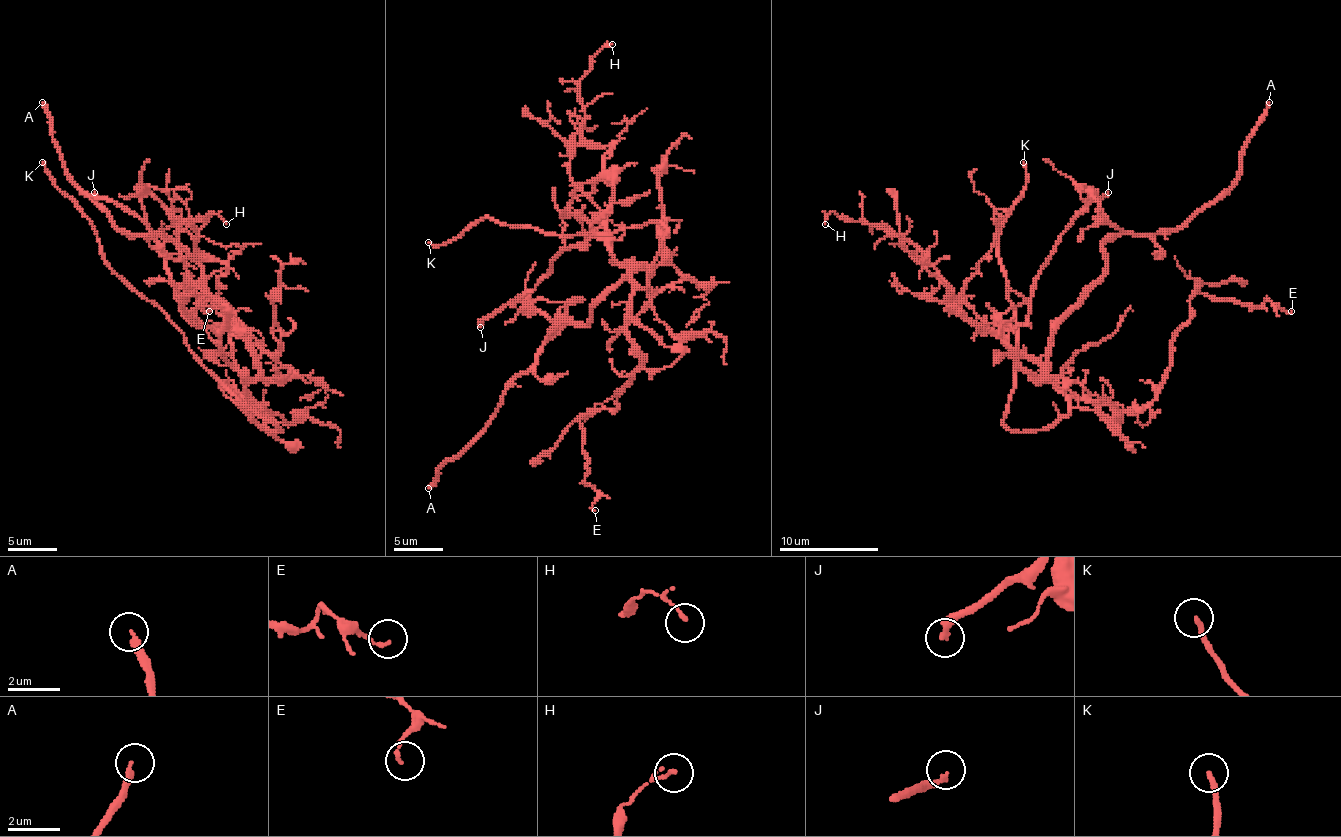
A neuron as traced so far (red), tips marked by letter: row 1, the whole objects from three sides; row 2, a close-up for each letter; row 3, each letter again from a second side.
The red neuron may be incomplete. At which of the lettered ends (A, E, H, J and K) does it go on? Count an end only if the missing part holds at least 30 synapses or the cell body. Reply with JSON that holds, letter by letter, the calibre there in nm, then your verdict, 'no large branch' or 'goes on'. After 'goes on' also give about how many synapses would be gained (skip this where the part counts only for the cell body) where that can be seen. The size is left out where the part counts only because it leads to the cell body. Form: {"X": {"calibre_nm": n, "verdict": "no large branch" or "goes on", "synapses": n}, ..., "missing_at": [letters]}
{"A": {"calibre_nm": 200, "verdict": "goes on", "synapses": 120}, "E": {"calibre_nm": 120, "verdict": "no large branch"}, "H": {"calibre_nm": 130, "verdict": "no large branch"}, "J": {"calibre_nm": 260, "verdict": "no large branch"}, "K": {"calibre_nm": 220, "verdict": "goes on"}, "missing_at": ["A", "K"]}

